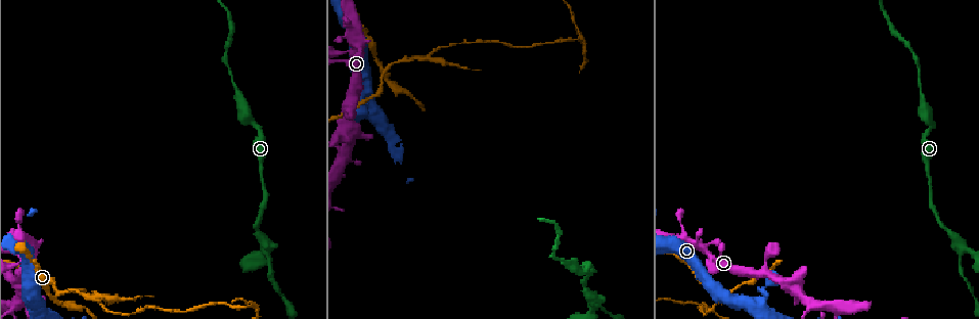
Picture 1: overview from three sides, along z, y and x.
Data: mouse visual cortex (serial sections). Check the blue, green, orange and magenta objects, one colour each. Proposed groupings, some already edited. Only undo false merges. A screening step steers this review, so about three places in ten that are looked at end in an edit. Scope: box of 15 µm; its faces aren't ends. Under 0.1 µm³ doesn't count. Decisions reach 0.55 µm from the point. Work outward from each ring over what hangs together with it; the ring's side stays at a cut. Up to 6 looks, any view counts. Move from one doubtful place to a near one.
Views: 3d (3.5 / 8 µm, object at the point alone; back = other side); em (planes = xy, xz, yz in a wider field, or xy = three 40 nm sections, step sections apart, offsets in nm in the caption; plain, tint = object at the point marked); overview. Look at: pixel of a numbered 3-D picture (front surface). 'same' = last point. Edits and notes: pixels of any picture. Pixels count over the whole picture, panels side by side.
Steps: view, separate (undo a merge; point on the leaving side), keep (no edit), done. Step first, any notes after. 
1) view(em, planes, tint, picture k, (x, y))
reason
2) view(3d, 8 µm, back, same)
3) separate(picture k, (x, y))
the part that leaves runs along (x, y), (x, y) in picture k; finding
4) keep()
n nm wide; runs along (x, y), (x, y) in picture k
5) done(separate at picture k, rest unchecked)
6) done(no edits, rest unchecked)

view(3d, 3.5 µm, picture 1, (382, 68))
four-way junction

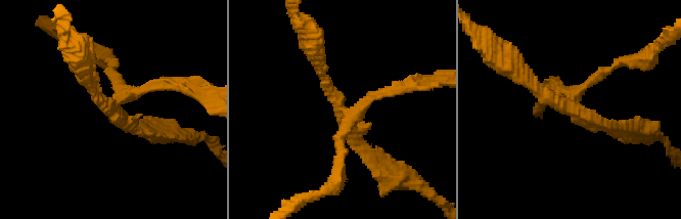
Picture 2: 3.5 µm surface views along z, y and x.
view(em, planes, tint, picture 2, (115, 107))
4 arms; arms of 150, 150, 150, 200 nm; shape alone is not enough

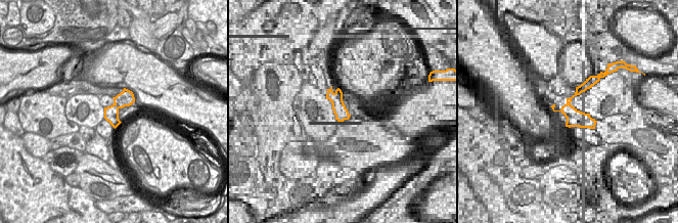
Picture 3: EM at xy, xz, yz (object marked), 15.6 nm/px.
separate(picture 2, (147, 88))
border along (115, 102), (119, 107) in picture 3; a second cell is stuck on

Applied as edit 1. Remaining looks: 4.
view(overview)

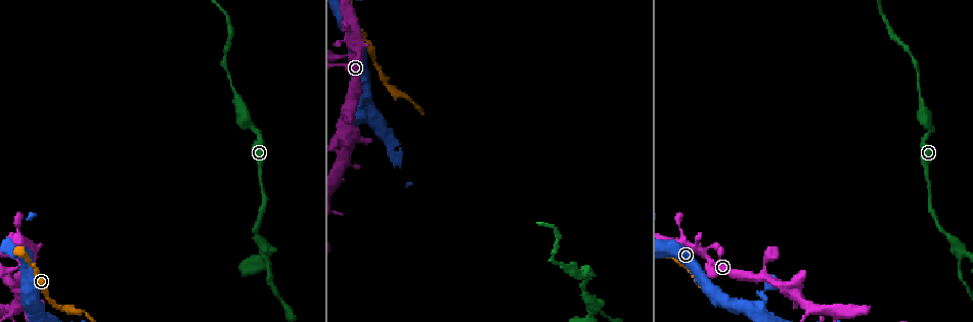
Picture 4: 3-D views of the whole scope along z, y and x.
view(3d, 3.5 µm, picture 4, (812, 309))
three arms meet

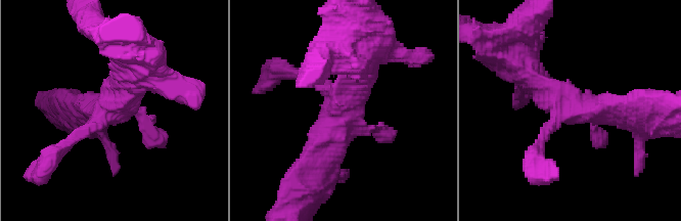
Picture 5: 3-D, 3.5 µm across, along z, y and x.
view(em, xy, step 5, tint, picture 5, (344, 101))
now the EM

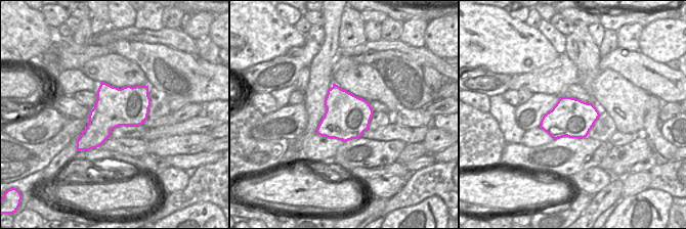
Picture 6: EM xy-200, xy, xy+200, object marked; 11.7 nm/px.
keep()
runs along (520, 60), (552, 98), (628, 114) in picture 5; one cell here

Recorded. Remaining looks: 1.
done(separate at picture 2, rest unchecked)

